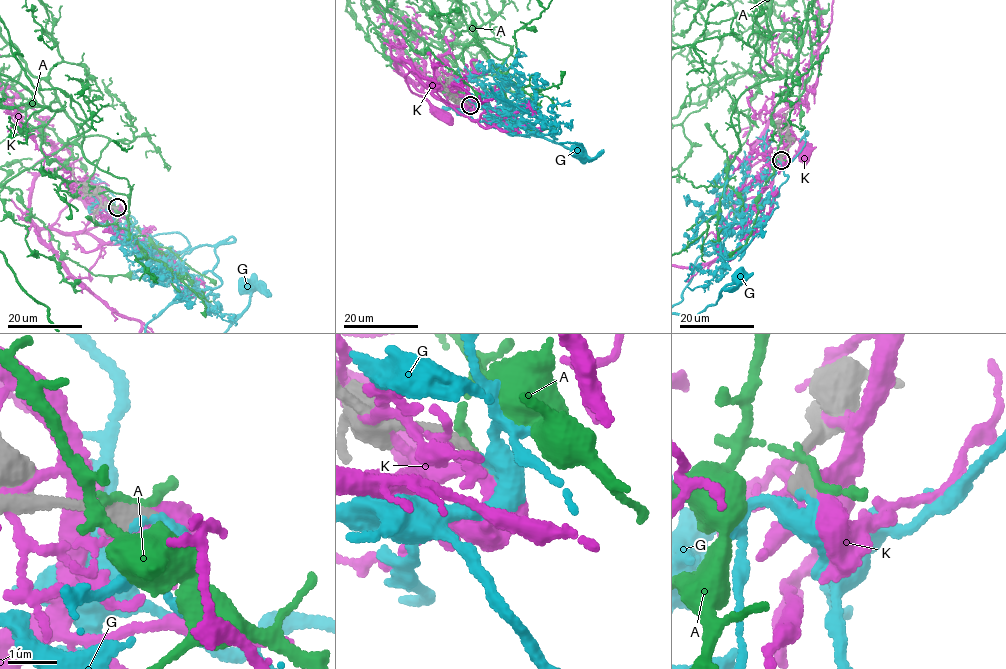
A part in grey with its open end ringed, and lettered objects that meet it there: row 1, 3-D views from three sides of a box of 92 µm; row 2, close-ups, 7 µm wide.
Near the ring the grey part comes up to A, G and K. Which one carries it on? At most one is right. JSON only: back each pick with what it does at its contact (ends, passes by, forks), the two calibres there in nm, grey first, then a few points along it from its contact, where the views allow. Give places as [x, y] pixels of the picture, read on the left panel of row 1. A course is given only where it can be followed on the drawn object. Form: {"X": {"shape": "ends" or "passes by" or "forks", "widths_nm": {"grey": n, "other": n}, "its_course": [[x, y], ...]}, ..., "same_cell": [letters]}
{"G": {"shape": "passes by", "widths_nm": {"grey": 320, "other": 320}, "its_course": [[116, 207], [146, 234], [140, 260], [165, 253], [166, 273], [192, 278], [145, 331]]}, "same_cell": ["G"]}

